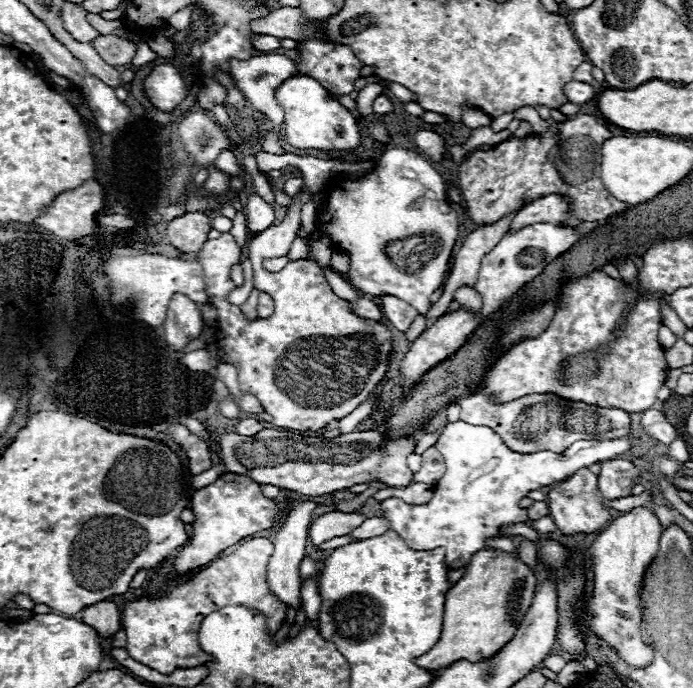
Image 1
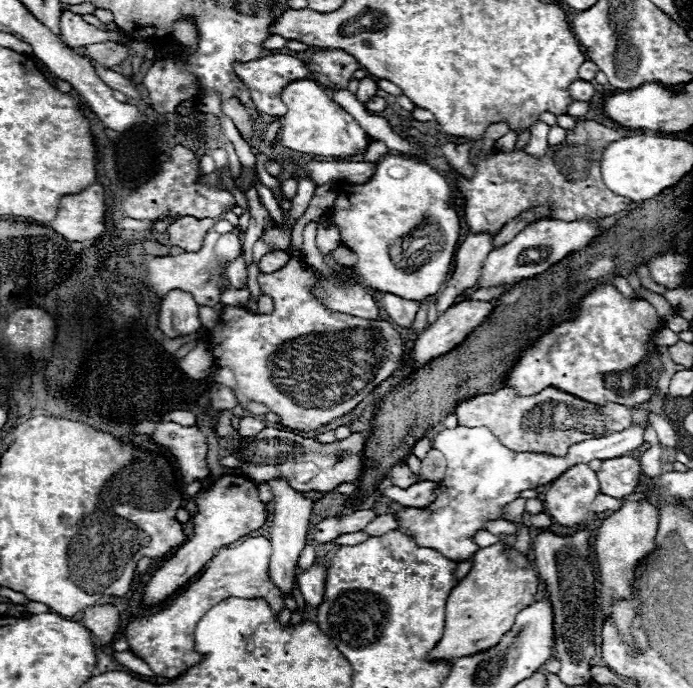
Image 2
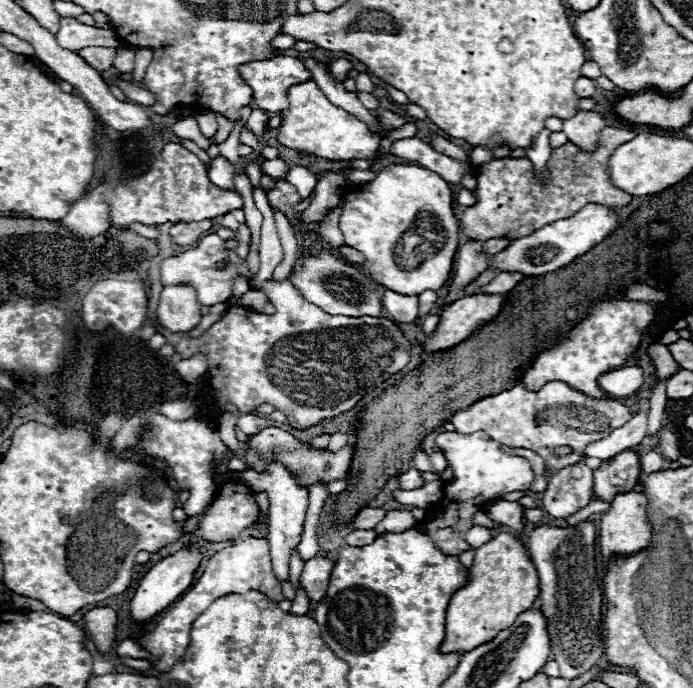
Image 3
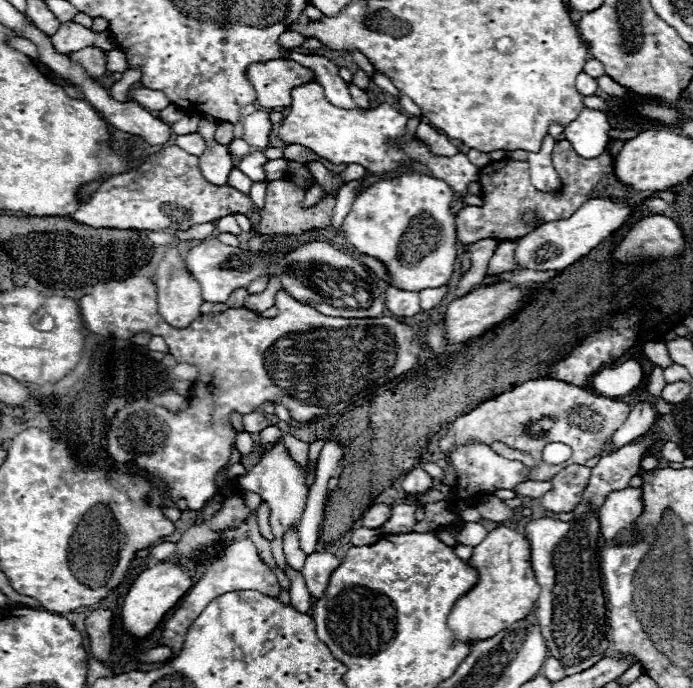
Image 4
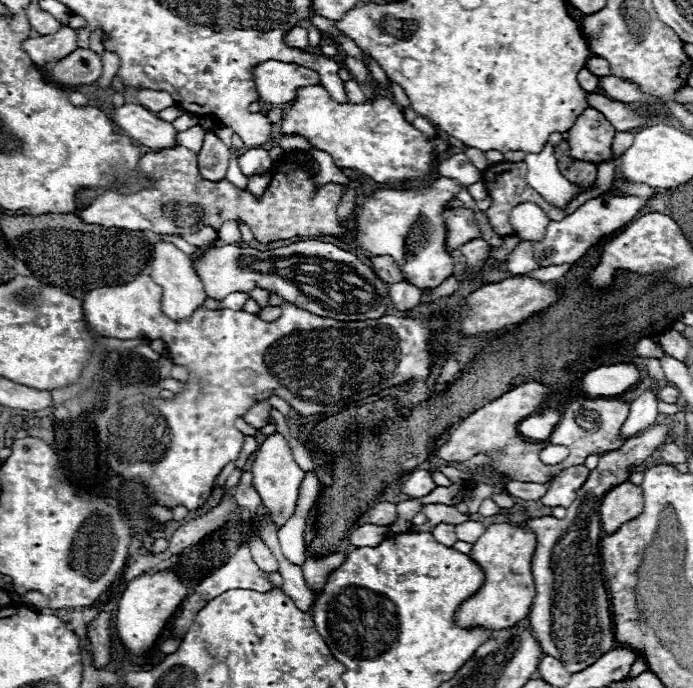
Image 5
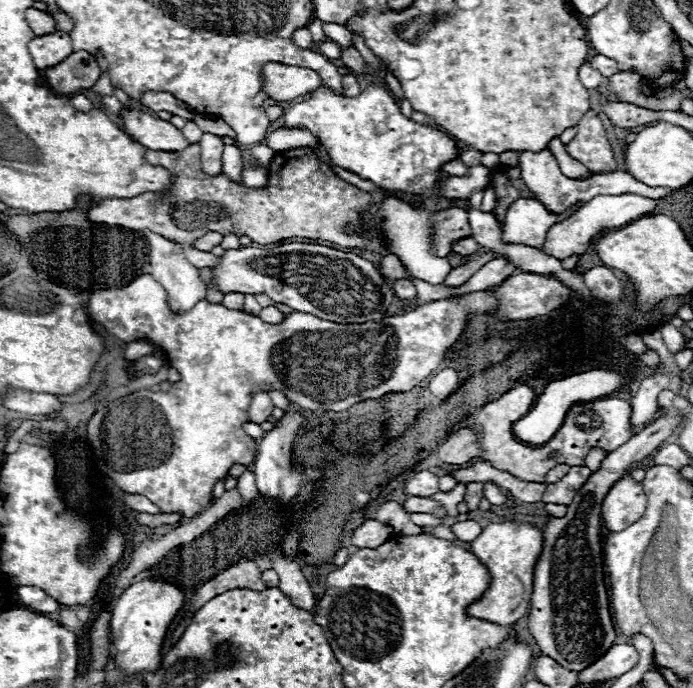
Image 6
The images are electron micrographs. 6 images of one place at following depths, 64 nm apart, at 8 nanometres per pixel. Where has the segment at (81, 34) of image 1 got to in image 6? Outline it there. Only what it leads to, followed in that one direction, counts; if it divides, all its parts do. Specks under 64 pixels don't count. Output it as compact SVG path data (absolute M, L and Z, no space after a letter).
M54 32L48 36L38 36L28 42L28 52L32 56L32 62L38 70L52 68L60 64L60 60L68 58L72 54L72 42L68 32Z

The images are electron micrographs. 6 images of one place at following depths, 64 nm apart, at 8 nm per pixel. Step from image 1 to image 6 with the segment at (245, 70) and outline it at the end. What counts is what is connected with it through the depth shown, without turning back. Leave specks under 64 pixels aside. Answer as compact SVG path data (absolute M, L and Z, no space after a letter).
M266 64L264 66L264 92L270 100L292 100L304 96L316 88L320 88L318 72L300 66L286 66L286 64Z

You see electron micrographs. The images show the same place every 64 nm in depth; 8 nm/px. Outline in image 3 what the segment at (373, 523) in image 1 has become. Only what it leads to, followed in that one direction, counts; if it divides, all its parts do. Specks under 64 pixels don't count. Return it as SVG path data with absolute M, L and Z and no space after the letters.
M390 510L380 524L376 524L374 532L406 532L414 528L414 516L410 510Z

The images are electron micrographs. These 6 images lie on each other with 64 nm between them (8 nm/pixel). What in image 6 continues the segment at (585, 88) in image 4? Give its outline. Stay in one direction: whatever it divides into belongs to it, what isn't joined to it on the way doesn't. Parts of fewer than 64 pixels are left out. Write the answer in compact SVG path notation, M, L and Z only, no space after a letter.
M584 62L584 64L580 66L580 82L582 82L588 90L594 90L594 88L602 86L604 76L600 76L600 72L596 72L596 68L592 68L588 62Z

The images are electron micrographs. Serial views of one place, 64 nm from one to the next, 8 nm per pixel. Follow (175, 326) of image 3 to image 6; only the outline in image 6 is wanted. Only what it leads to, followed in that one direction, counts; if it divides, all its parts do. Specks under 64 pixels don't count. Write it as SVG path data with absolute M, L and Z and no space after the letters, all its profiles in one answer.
M144 230L144 236L148 240L148 262L146 262L146 266L142 268L142 271L143 273L152 274L154 280L160 282L166 288L166 292L170 296L168 298L170 308L184 312L184 310L190 310L198 300L206 298L206 286L198 276L198 268L192 266L186 260L184 250L176 242L168 240L168 238L160 236L160 234L154 234L150 230Z

